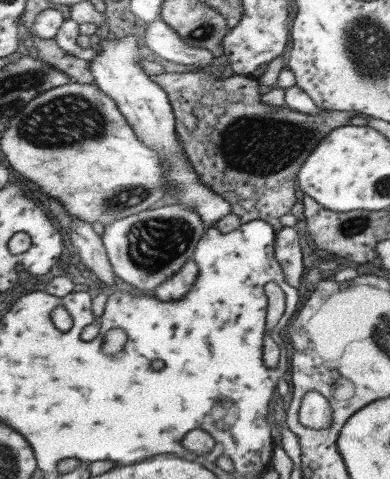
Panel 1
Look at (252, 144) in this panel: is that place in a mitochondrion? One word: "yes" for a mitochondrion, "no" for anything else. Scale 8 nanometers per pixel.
yes

